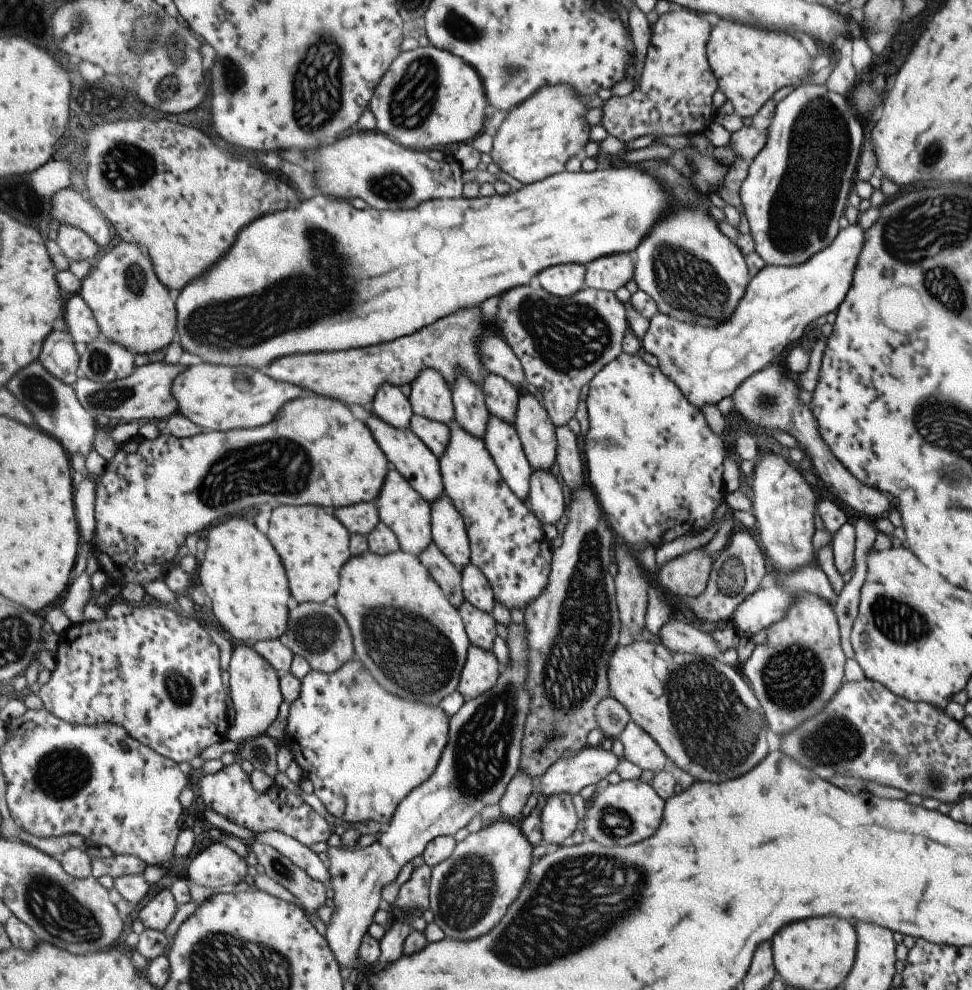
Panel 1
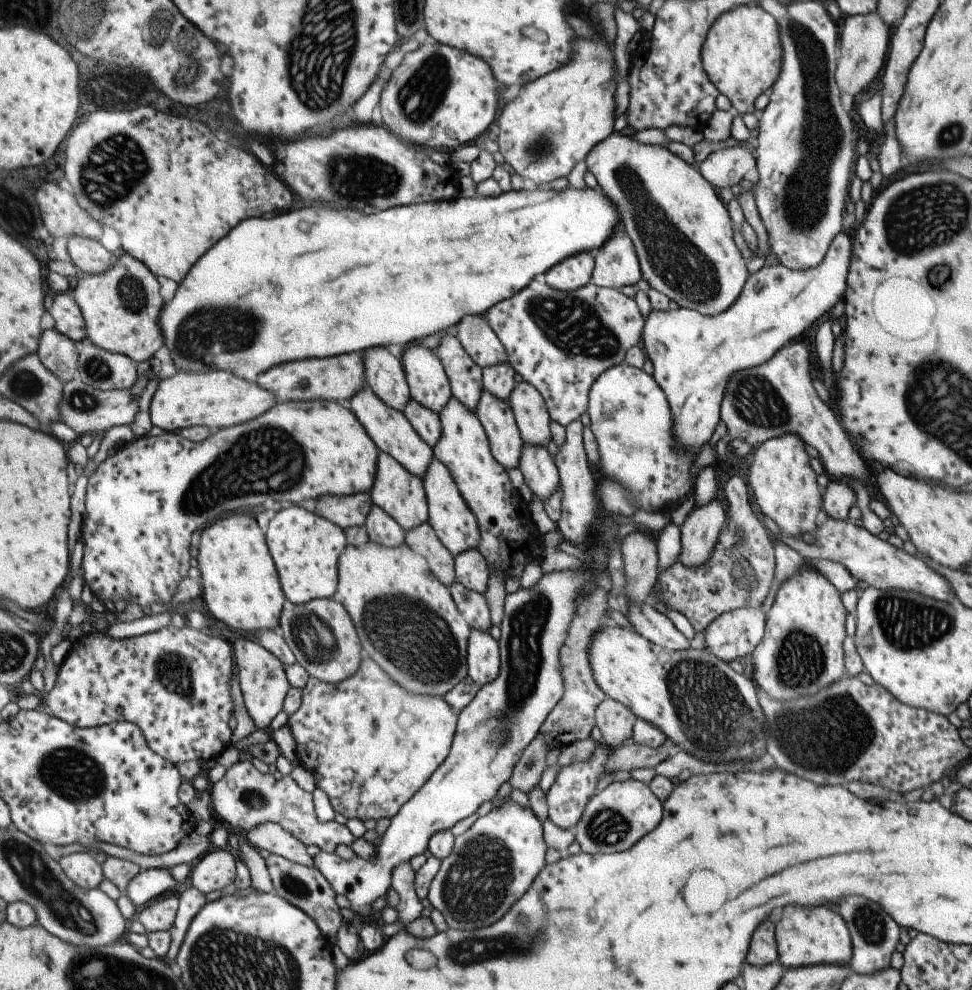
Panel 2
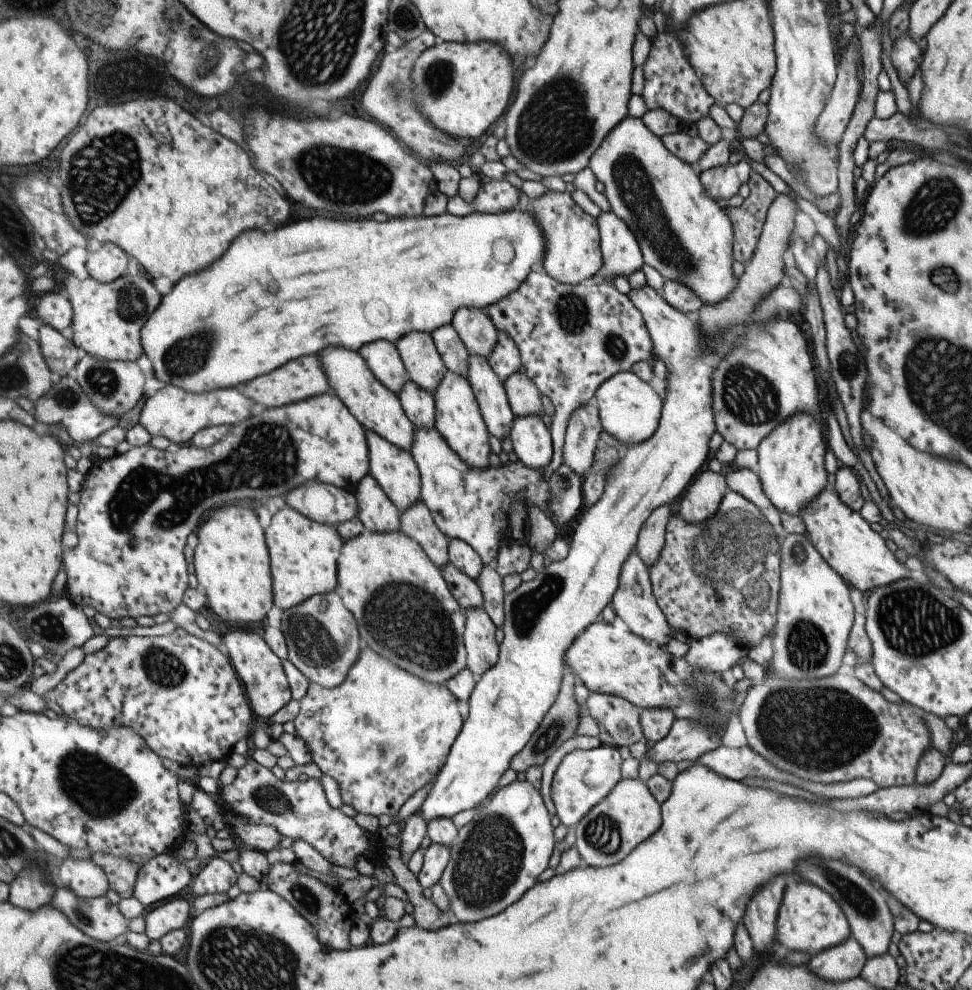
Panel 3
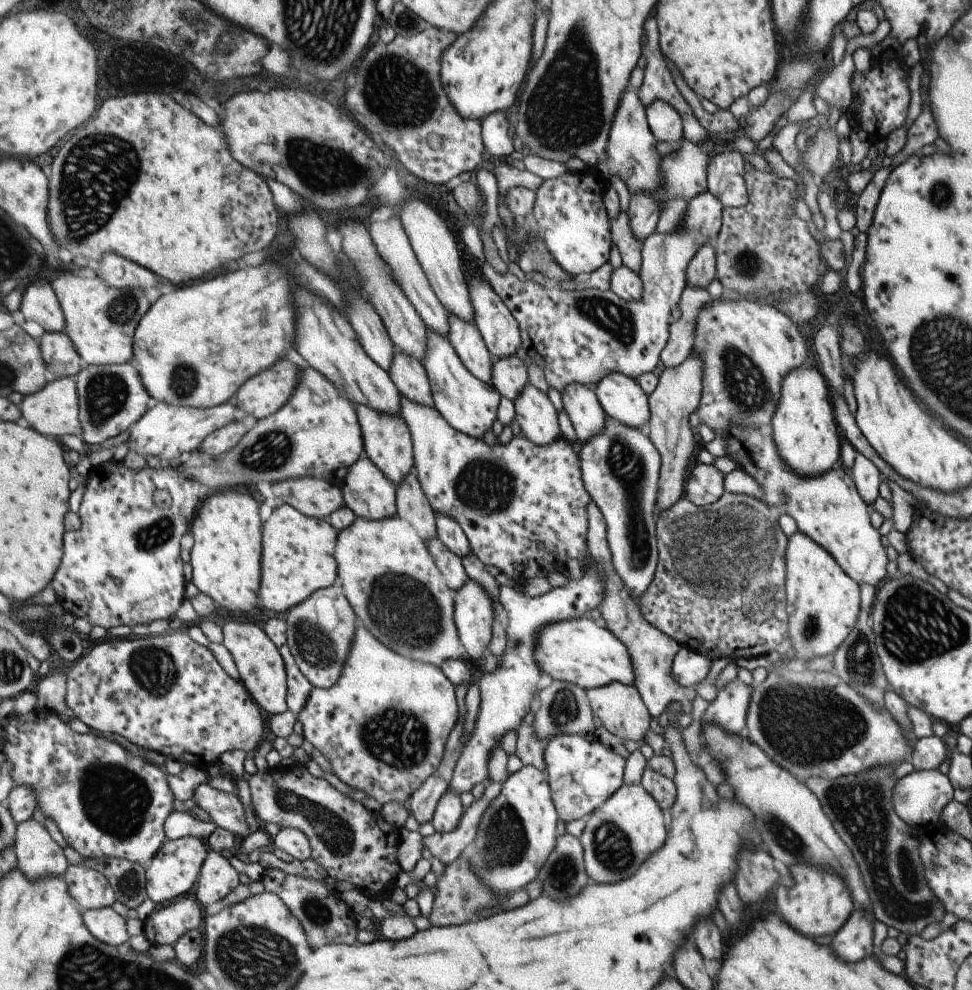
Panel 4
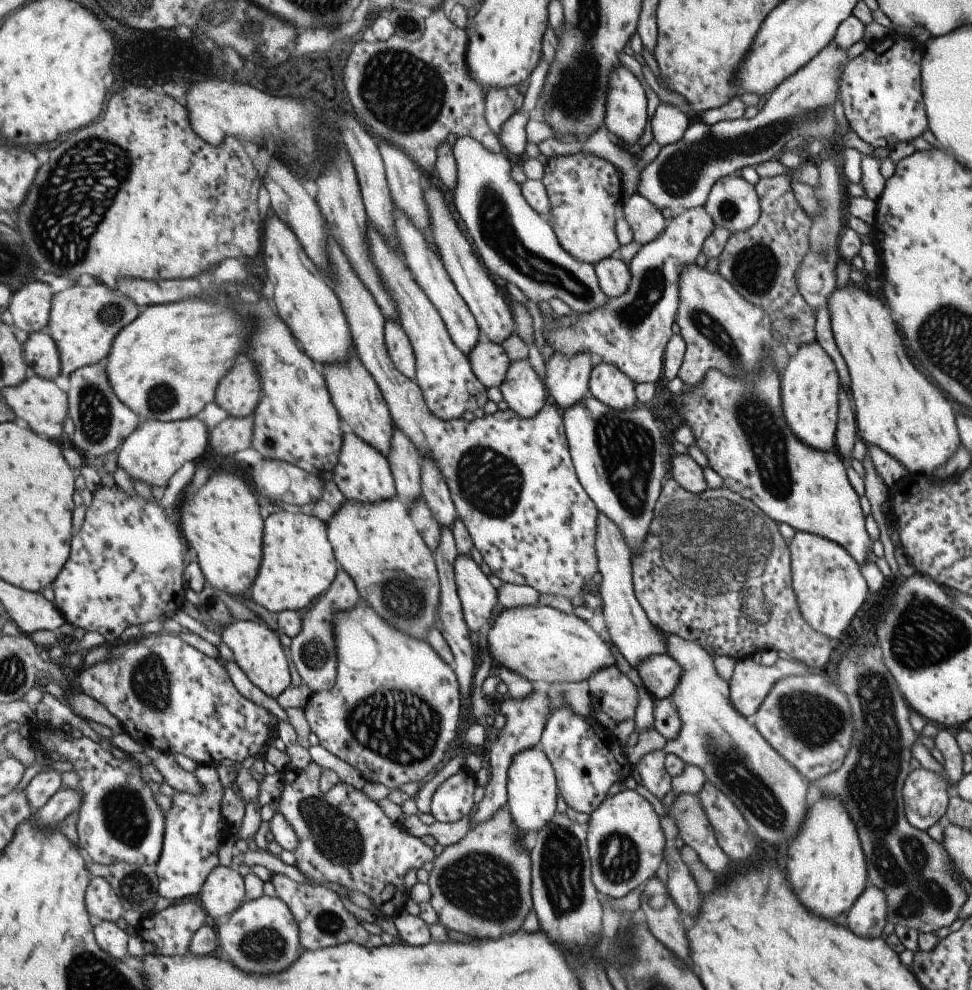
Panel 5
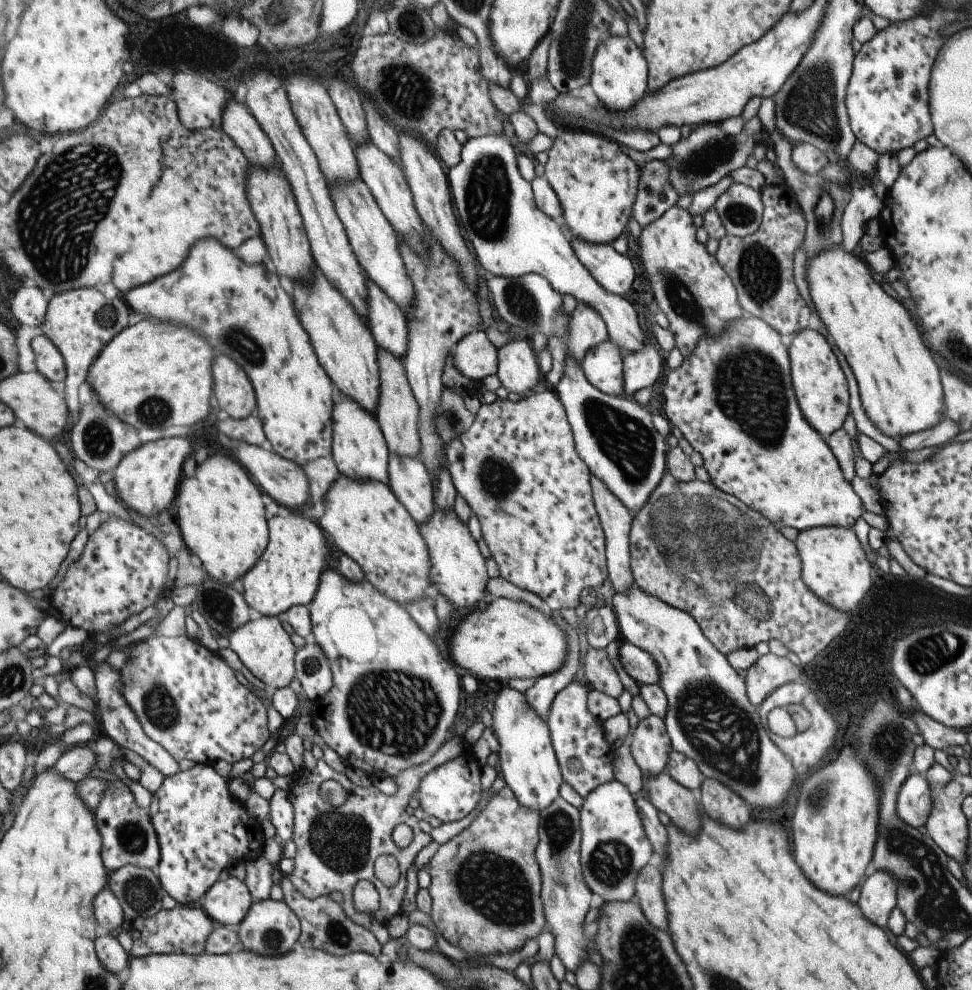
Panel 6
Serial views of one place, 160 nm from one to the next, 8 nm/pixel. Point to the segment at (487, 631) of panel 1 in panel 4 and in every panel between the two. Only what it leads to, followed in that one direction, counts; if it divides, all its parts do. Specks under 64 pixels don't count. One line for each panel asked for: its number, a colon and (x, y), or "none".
2: (472, 606)
3: (464, 590)
4: (450, 566)

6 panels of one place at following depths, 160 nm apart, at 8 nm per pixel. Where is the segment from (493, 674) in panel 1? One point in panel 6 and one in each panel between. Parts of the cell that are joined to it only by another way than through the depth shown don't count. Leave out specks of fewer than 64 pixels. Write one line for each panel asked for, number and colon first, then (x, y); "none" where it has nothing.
2: (482, 654)
3: (481, 649)
4: (474, 609)
5: (477, 597)
6: (458, 574)

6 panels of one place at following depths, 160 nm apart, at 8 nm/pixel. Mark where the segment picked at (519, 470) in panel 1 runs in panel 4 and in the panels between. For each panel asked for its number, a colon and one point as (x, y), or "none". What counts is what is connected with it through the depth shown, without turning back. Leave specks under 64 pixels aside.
2: (495, 416)
3: (487, 389)
4: (463, 335)

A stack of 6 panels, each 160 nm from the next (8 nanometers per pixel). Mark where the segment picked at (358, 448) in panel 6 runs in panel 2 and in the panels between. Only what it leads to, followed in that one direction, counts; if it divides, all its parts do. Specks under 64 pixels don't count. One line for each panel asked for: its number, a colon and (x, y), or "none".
2: (382, 527)
3: (378, 512)
4: (368, 492)
5: (363, 474)

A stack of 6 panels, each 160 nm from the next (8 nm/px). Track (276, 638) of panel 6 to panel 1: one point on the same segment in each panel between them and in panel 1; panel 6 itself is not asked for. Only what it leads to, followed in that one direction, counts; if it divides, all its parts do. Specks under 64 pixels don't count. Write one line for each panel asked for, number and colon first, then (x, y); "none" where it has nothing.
1: (256, 693)
2: (263, 678)
3: (261, 669)
4: (259, 661)
5: (258, 651)

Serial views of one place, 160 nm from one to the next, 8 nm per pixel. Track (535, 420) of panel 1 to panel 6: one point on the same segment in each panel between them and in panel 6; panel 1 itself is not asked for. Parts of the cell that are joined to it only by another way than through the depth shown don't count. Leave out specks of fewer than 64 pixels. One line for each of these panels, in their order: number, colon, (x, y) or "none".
2: (530, 414)
3: (523, 398)
4: (507, 375)
5: (487, 360)
6: (474, 356)

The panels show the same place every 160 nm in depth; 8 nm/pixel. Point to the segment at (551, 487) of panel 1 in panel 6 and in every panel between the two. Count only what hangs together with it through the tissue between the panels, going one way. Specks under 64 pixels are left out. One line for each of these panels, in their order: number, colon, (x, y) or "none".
2: (538, 469)
3: (531, 442)
4: (534, 414)
5: (522, 389)
6: (517, 370)

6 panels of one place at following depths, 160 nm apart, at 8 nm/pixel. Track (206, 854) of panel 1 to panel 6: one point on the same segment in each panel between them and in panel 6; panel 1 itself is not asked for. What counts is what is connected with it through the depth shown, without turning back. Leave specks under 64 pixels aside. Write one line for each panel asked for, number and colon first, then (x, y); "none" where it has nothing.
2: (216, 870)
3: (217, 876)
4: (218, 878)
5: (224, 892)
6: (228, 902)

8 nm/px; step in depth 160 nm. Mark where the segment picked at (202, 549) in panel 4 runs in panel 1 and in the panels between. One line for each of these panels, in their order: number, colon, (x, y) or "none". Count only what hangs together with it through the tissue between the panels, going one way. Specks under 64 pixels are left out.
1: (241, 571)
2: (242, 588)
3: (232, 562)

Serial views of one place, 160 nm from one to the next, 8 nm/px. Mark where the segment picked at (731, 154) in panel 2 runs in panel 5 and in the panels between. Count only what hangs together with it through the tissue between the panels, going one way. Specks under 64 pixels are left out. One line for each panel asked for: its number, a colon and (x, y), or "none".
3: (721, 182)
4: (577, 336)
5: (630, 333)

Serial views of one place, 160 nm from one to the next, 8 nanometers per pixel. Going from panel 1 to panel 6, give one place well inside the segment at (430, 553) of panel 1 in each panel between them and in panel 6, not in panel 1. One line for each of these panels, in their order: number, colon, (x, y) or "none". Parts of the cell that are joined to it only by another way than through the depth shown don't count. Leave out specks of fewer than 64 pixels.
2: (422, 539)
3: (417, 522)
4: (412, 504)
5: (405, 459)
6: (398, 413)

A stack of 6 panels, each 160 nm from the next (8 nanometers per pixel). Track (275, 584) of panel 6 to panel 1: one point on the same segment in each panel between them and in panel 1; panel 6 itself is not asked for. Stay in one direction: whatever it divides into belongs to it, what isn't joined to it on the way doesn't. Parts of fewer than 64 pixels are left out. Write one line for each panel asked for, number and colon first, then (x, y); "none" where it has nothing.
1: (314, 545)
2: (306, 547)
3: (305, 554)
4: (299, 559)
5: (300, 564)

